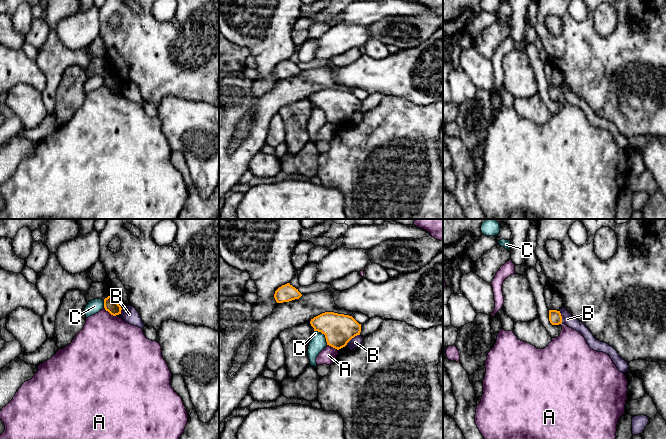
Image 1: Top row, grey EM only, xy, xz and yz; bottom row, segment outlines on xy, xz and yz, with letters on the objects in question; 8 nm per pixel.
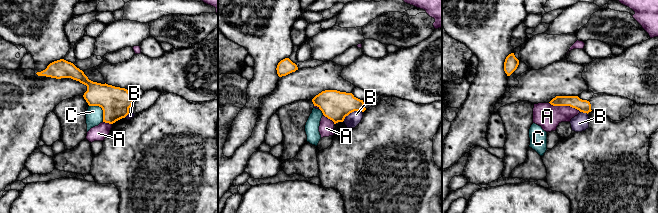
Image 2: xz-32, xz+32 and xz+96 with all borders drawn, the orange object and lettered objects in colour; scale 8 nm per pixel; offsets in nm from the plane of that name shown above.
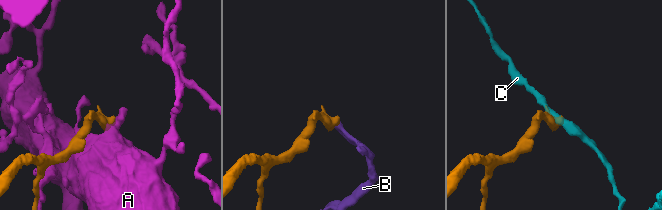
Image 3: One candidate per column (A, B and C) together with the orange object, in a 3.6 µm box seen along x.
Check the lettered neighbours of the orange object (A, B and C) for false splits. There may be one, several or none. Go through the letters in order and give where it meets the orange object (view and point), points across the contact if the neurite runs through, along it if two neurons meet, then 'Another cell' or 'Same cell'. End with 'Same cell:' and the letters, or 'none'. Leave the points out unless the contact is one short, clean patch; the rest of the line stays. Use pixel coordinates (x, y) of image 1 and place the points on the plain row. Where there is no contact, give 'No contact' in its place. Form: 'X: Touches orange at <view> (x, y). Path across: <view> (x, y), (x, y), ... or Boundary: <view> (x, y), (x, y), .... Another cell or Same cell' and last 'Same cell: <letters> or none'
A: Touches orange at xy (109, 88). Another cell
B: Touches orange at xz (352, 113). Boundary: xz (359, 110), (355, 111), (345, 121). Another cell
C: Touches orange at xz (324, 110). Boundary: xz (314, 106), (320, 107), (324, 111), (327, 120). Another cell
Same cell: none

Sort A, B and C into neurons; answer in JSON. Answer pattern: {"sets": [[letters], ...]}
{"sets": [["A"], ["B"], ["C"]]}

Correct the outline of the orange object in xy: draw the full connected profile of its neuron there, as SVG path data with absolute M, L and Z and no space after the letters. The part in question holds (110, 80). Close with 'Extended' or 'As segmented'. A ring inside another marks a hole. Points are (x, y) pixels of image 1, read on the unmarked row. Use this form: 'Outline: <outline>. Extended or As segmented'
Outline: M108 72L104 75L104 84L113 92L121 90L122 86L121 82L117 79L114 72Z. As segmented

